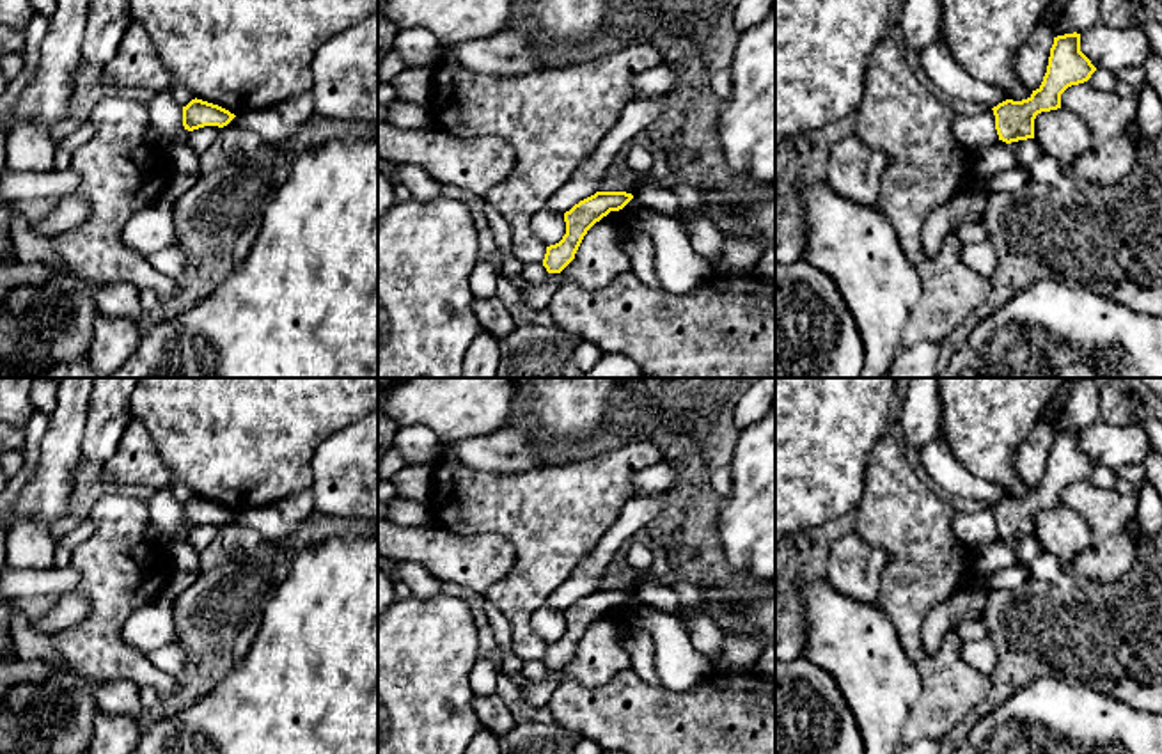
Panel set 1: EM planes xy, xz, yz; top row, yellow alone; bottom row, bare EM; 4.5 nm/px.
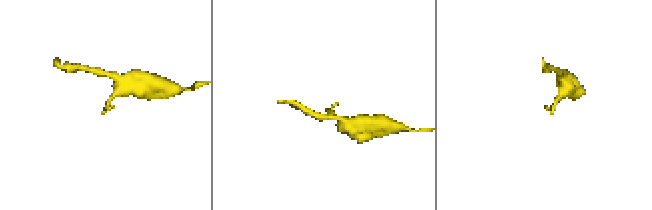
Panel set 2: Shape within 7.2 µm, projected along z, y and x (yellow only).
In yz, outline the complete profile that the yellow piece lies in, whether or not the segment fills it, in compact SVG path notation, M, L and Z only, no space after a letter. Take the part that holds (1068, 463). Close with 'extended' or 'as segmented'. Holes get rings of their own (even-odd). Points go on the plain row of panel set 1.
M1080 431L1054 435L1041 483L1027 497L1006 497L993 504L999 538L1011 541L1034 536L1034 516L1041 509L1061 506L1061 491L1091 475L1096 465L1080 449Z; as segmented

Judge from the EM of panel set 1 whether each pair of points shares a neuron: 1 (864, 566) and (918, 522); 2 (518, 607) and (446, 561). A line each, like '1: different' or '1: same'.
1: different
2: different

